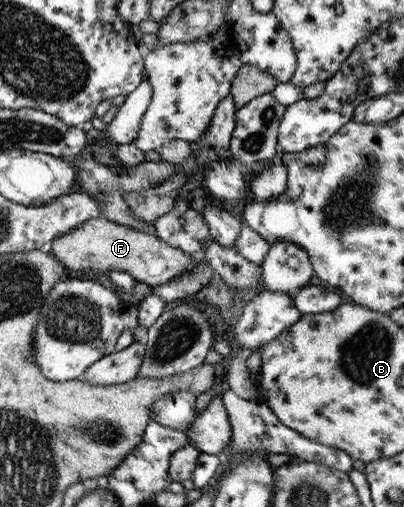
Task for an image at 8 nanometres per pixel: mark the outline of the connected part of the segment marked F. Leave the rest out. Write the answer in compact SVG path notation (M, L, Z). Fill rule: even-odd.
M91 217L85 223L53 237L46 250L53 253L67 270L100 269L101 271L125 271L137 282L148 286L165 285L183 273L189 273L195 264L195 256L160 240L156 235L116 224L106 217Z

